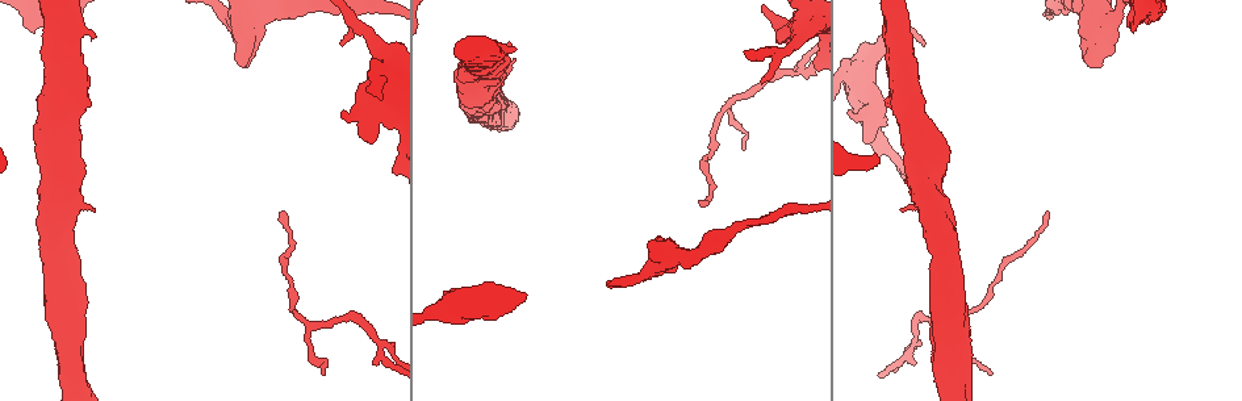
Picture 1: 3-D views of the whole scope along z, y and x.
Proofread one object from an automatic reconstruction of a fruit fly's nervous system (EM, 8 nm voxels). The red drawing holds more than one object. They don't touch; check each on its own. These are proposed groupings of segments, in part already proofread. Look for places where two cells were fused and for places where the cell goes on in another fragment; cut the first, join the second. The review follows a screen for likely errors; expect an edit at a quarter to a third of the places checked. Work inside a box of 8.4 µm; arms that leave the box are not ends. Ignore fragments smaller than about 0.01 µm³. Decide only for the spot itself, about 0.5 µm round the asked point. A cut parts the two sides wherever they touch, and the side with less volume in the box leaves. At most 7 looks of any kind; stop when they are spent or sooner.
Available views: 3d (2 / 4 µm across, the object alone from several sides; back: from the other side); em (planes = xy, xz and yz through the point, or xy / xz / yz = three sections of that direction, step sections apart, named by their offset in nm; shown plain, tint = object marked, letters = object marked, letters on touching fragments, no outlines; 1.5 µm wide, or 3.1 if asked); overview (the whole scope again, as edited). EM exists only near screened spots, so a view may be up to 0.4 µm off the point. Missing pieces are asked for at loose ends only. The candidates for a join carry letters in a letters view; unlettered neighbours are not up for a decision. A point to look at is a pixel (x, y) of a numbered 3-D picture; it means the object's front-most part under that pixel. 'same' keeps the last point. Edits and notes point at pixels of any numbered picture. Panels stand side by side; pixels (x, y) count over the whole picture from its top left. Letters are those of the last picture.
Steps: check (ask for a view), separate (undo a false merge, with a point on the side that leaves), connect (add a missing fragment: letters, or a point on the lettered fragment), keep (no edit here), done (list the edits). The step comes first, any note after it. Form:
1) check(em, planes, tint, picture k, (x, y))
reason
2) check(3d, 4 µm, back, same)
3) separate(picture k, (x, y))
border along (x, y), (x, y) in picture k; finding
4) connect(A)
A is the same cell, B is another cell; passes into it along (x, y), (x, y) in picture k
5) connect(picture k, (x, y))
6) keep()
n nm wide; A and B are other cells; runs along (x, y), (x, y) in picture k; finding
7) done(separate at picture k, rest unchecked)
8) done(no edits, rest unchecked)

check(em, planes, plain, picture 1, (1127, 23))
stops while still wide

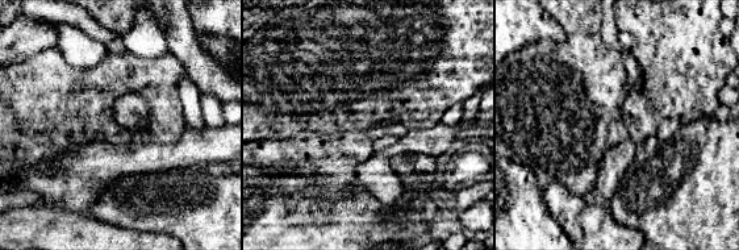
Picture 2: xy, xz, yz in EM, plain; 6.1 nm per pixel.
check(em, planes, letters, same)
see the neighbours

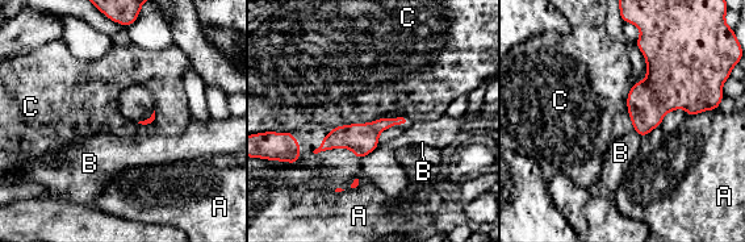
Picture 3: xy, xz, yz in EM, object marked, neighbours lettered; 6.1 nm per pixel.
keep()
A, B and C are other cells; runs along (405, 120), (322, 147) in picture 3; none of them fits

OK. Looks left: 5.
check(em, planes, letters, picture 1, (887, 107))
stops while still wide

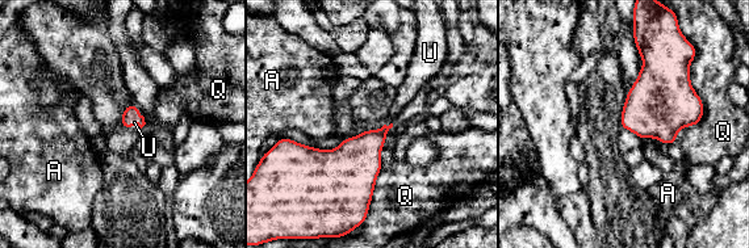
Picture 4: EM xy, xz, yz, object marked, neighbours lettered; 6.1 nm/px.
connect(U)
Q touches over 460 nm; U is the same cell, A and Q are other cells; passes into it along (360, 154), (389, 125), (408, 89) in picture 4; the cell continues

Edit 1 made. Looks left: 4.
check(3d, 4 µm, picture 1, (340, 44))
branch stops here

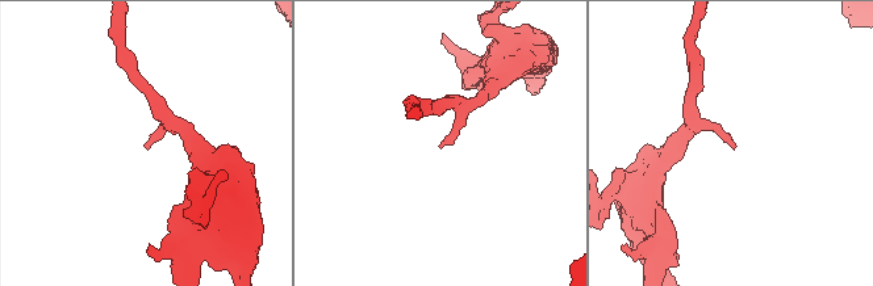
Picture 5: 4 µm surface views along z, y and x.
check(em, xz, step 8, tint, picture 5, (149, 148))
shape alone is not enough

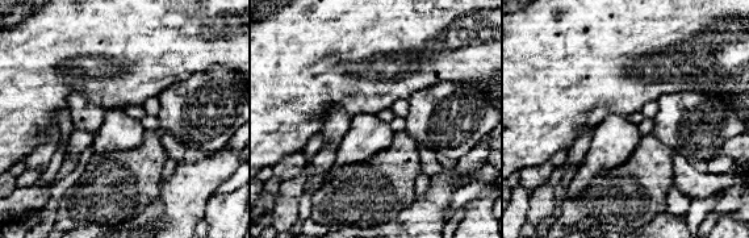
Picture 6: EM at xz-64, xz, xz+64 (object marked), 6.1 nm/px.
check(em, planes, letters, same)
another direction

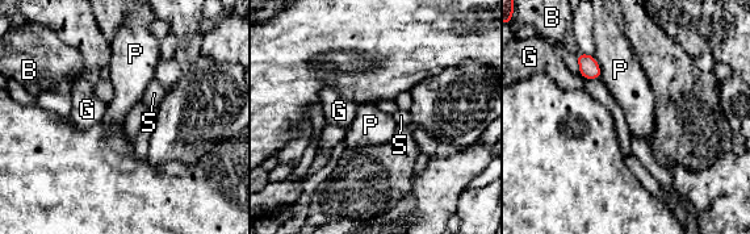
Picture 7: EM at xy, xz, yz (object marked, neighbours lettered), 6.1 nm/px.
keep()
B, G, P and S are other cells; no lettered fragment goes on from it

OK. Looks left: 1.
done(connect at picture 4, rest unchecked)

